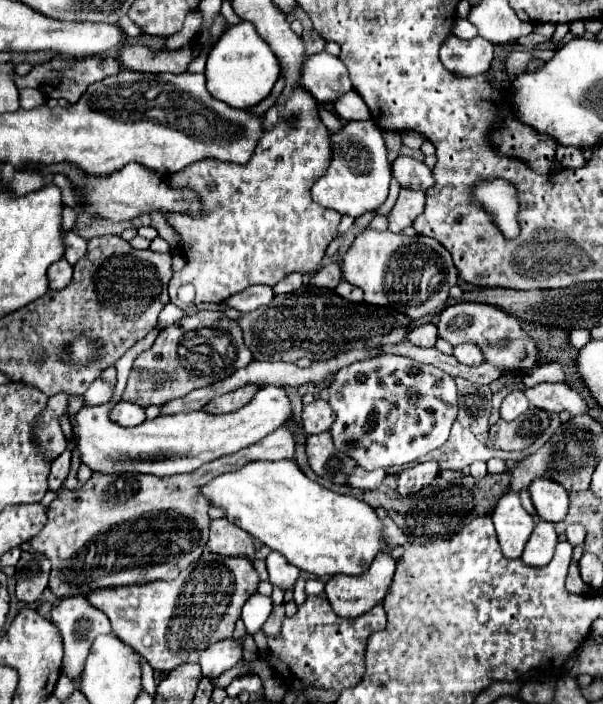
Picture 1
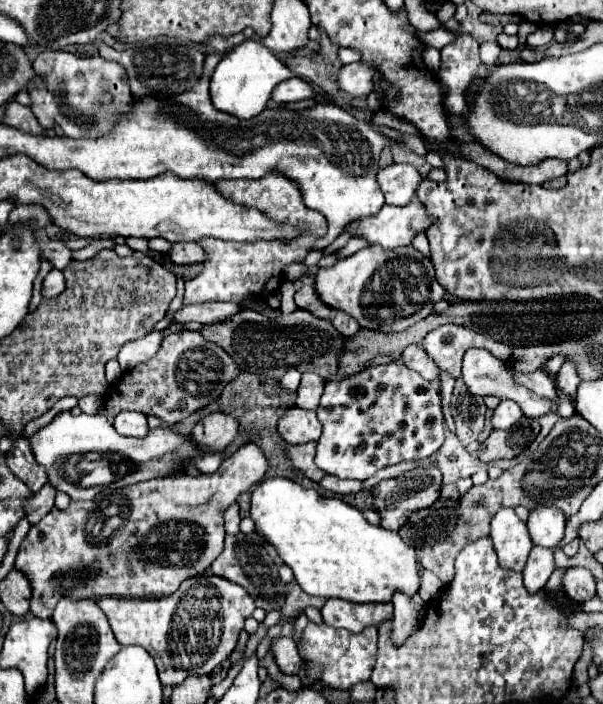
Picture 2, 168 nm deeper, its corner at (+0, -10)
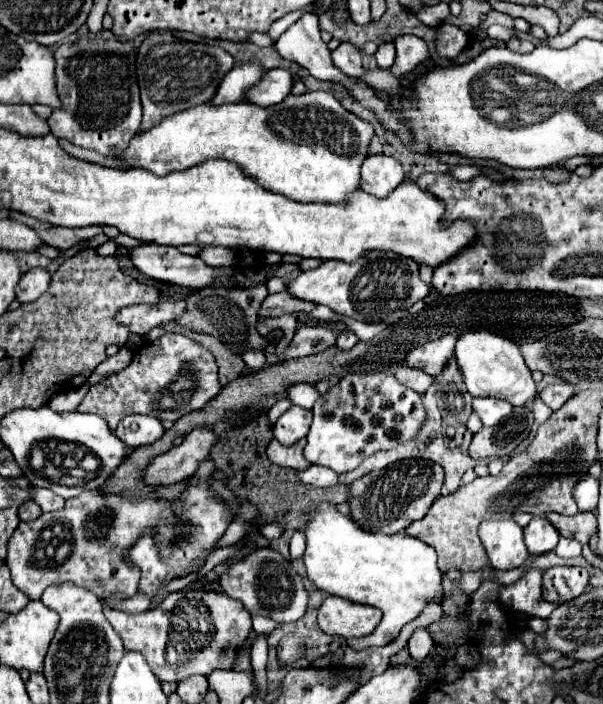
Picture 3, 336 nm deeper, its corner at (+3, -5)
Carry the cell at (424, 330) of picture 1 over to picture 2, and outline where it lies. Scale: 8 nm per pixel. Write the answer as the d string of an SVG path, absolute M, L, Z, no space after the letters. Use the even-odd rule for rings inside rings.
M411 344L403 350L403 362L405 366L417 370L429 382L437 380L439 376L439 368L435 366L435 362L431 362L431 358L427 358L427 352L419 344Z

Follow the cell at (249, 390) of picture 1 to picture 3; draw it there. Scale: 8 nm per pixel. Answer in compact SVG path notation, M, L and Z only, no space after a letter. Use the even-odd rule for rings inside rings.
M198 427L188 433L182 445L168 449L166 453L154 457L142 473L142 481L150 487L174 485L188 479L198 465L210 455L214 445L214 433L208 427Z

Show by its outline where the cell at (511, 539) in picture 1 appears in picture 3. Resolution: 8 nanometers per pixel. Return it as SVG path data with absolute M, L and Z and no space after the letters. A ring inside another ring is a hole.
M512 519L484 521L478 529L478 537L494 569L516 569L522 567L528 559L526 545L522 541L522 527Z

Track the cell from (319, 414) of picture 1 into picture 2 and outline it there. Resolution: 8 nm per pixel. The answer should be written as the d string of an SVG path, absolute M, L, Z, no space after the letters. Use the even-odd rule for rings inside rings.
M293 408L279 420L279 432L289 444L305 444L311 440L319 440L321 426L315 410Z

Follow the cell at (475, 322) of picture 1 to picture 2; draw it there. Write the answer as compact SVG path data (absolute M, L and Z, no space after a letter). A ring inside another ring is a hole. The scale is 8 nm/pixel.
M445 324L431 330L421 346L439 368L451 372L453 376L461 374L461 360L469 348L487 348L501 362L511 362L513 358L513 346L457 324Z

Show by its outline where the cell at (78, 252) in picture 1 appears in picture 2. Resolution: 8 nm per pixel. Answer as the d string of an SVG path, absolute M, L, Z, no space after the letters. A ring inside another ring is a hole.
M37 238L39 246L41 246L41 254L51 260L51 264L57 268L57 270L65 270L71 260L73 260L73 252L63 244L63 242L55 242L55 240L49 240L49 242L41 242Z

